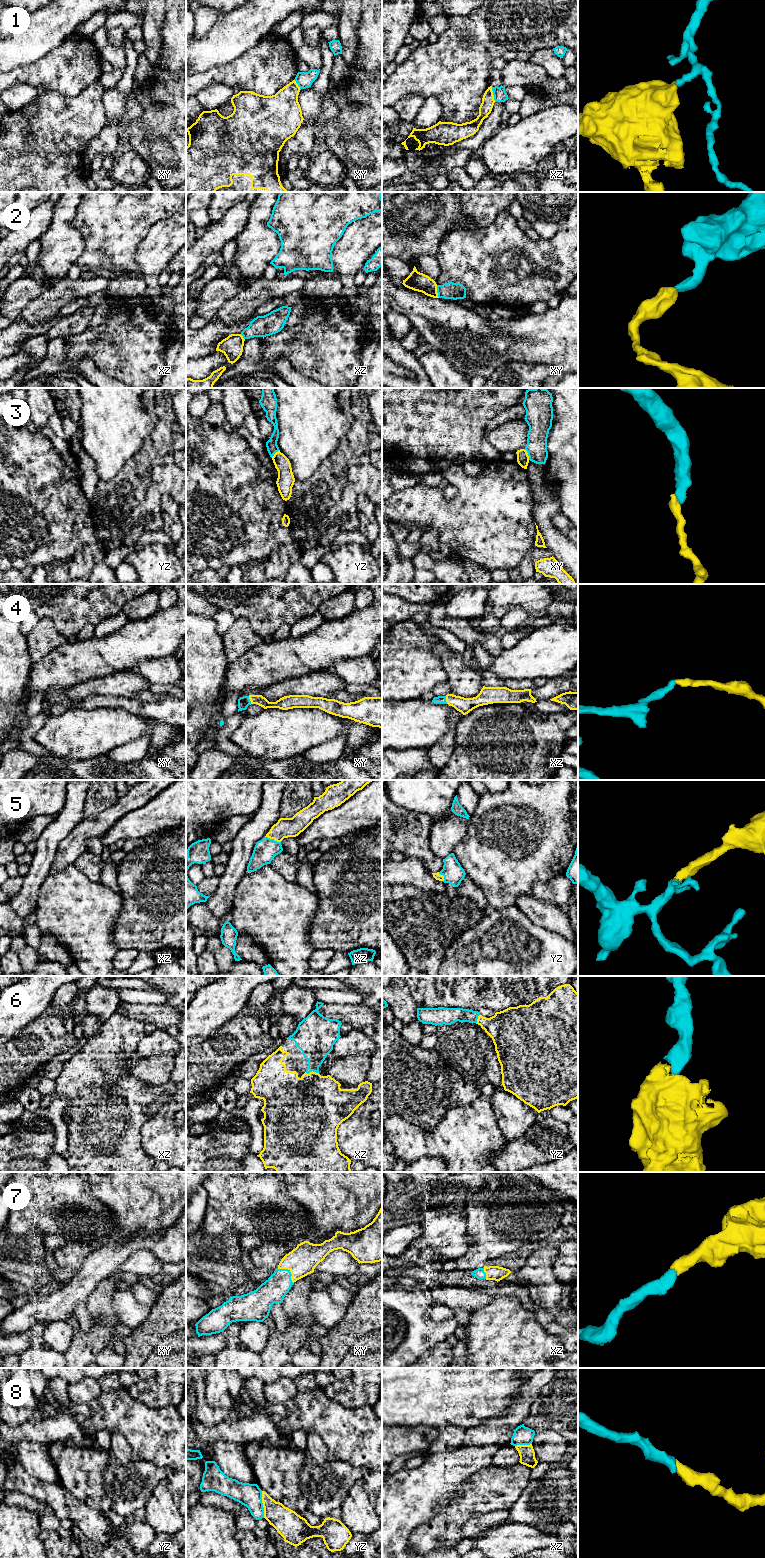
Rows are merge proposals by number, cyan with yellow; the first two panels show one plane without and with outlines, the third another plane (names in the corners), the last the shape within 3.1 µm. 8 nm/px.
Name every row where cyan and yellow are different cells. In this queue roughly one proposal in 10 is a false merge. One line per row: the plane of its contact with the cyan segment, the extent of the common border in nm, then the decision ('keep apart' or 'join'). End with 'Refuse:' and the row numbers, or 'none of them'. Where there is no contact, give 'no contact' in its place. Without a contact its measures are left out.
1: xz | 120 nm | join
2: xy | 110 nm | keep apart
3: xy | 100 nm | keep apart
4: xy | 70 nm | join
5: xz | 140 nm | join
6: xz | 110 nm | join
7: xy | 180 nm | join
8: yz | 220 nm | join
Refuse: 2, 3

